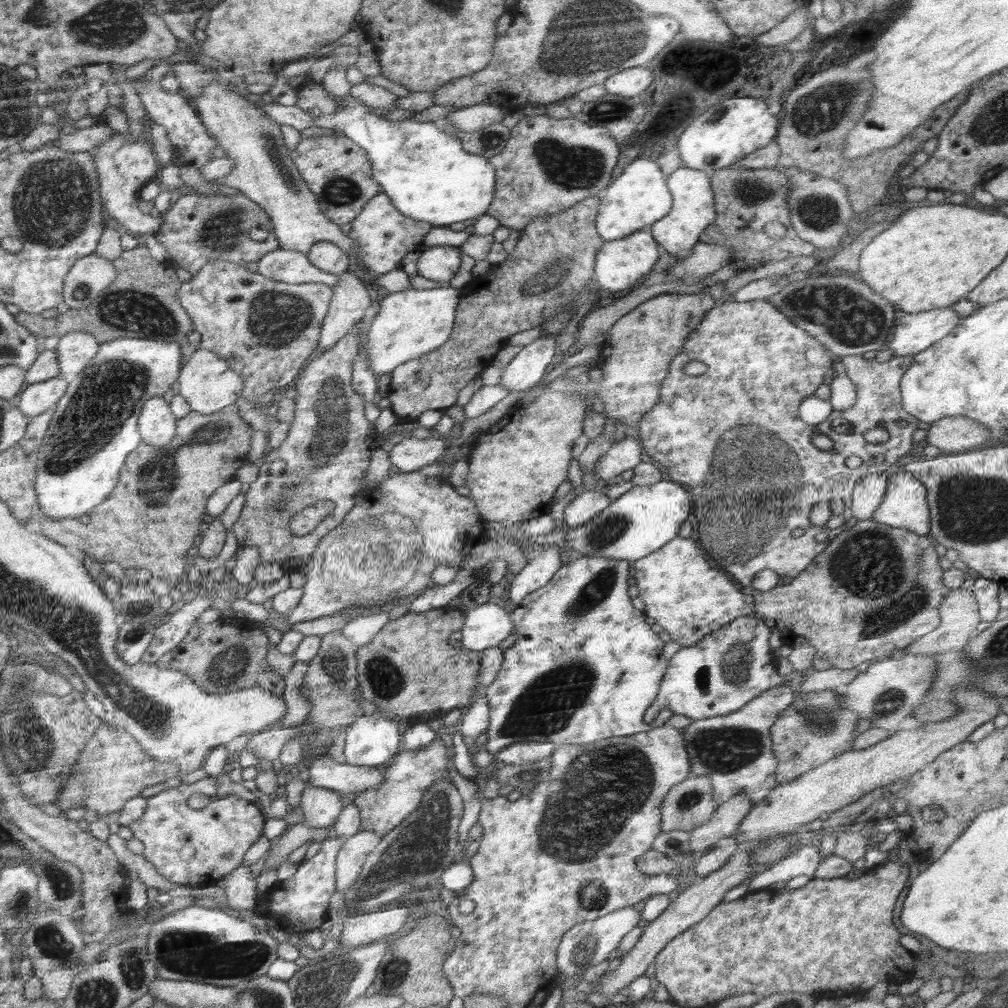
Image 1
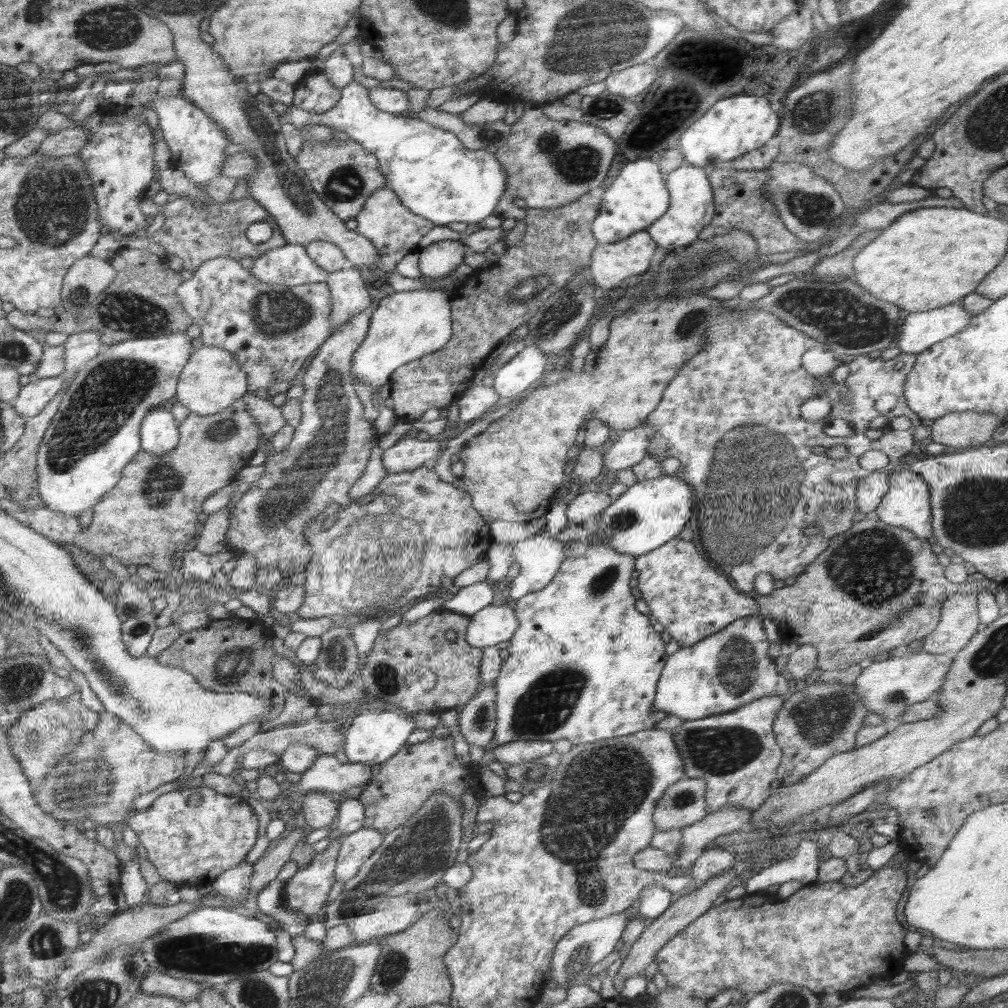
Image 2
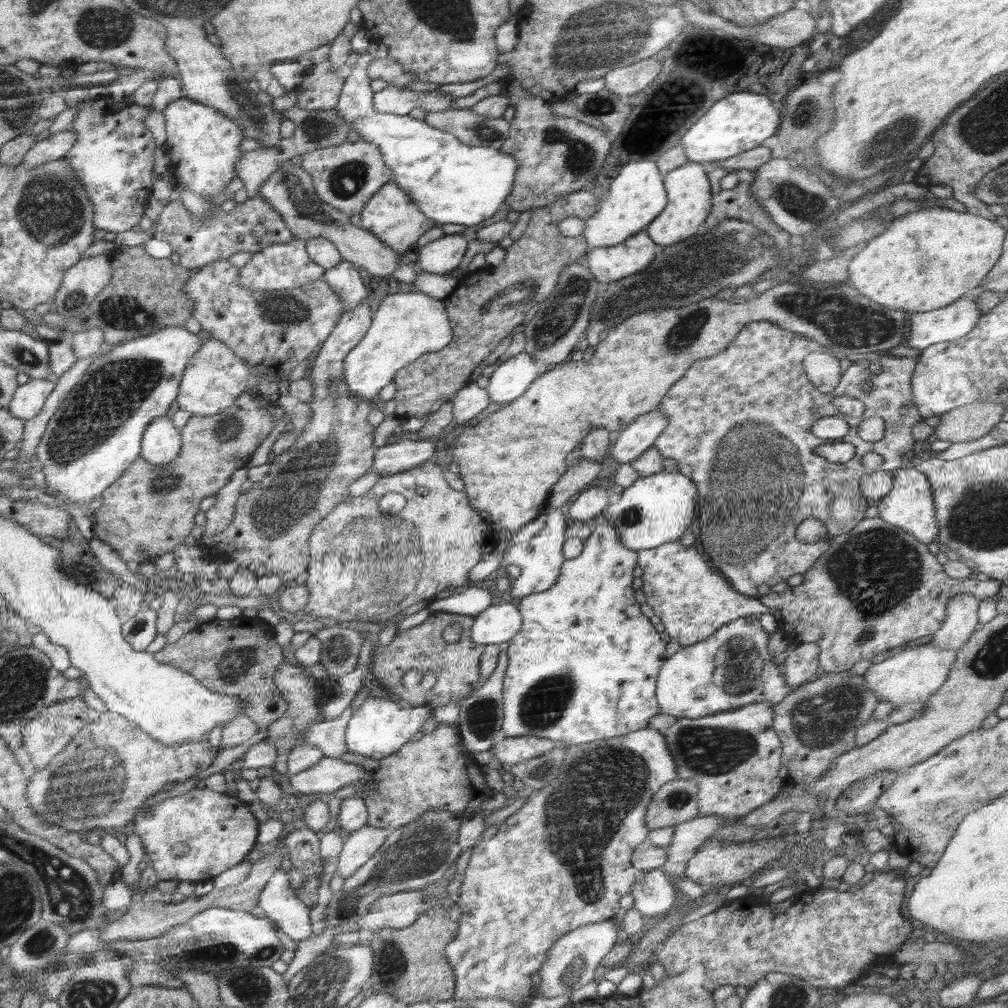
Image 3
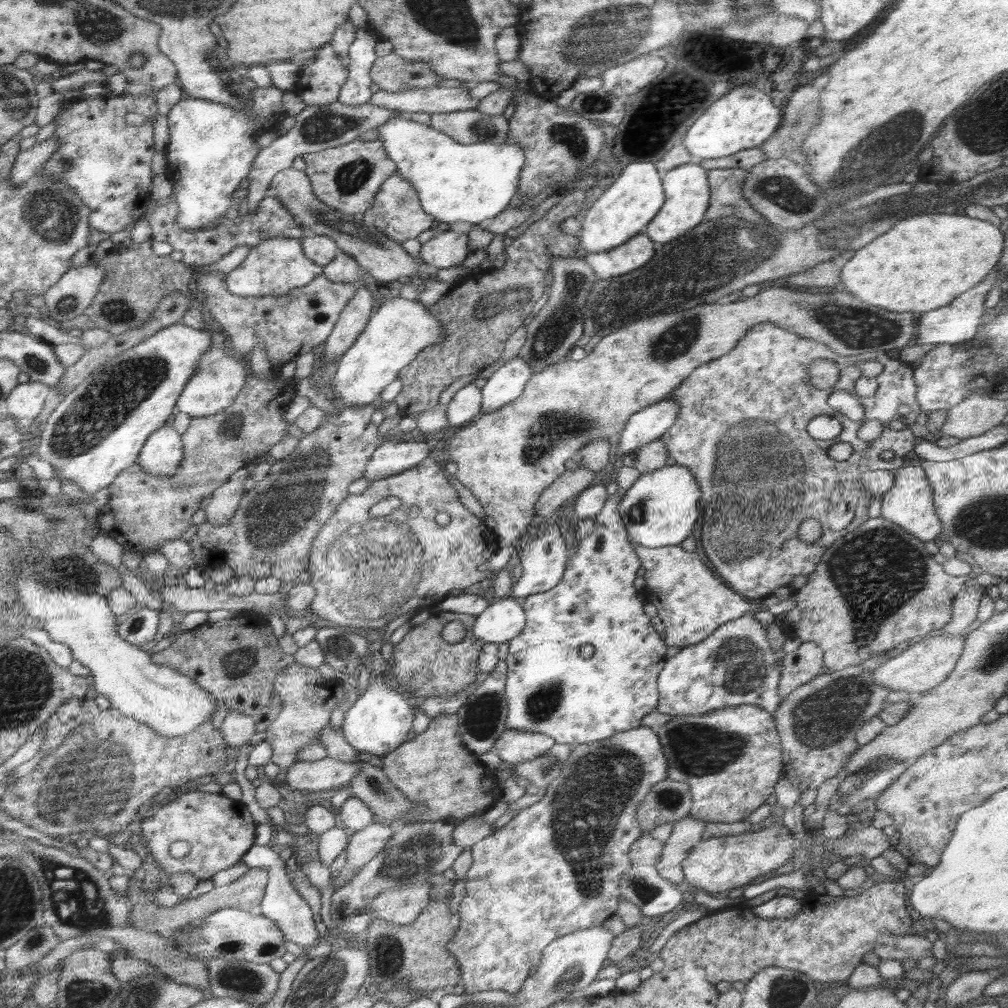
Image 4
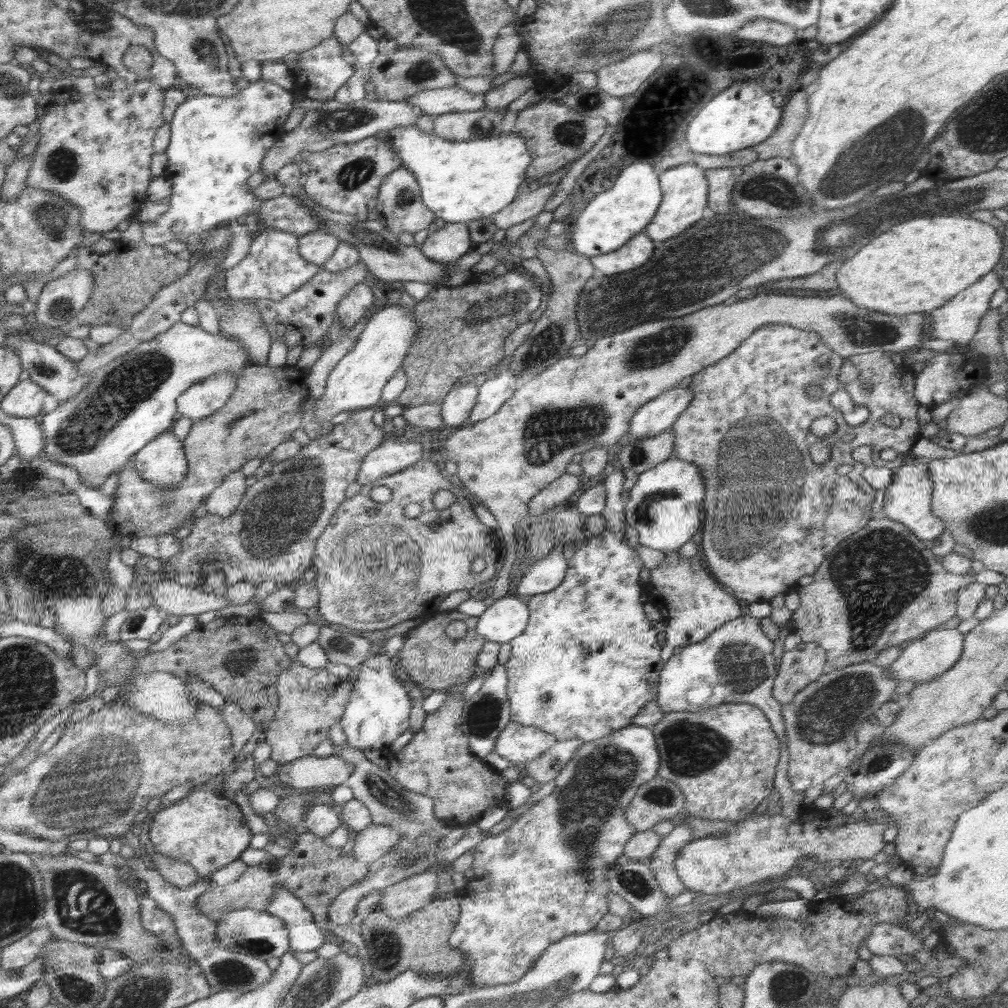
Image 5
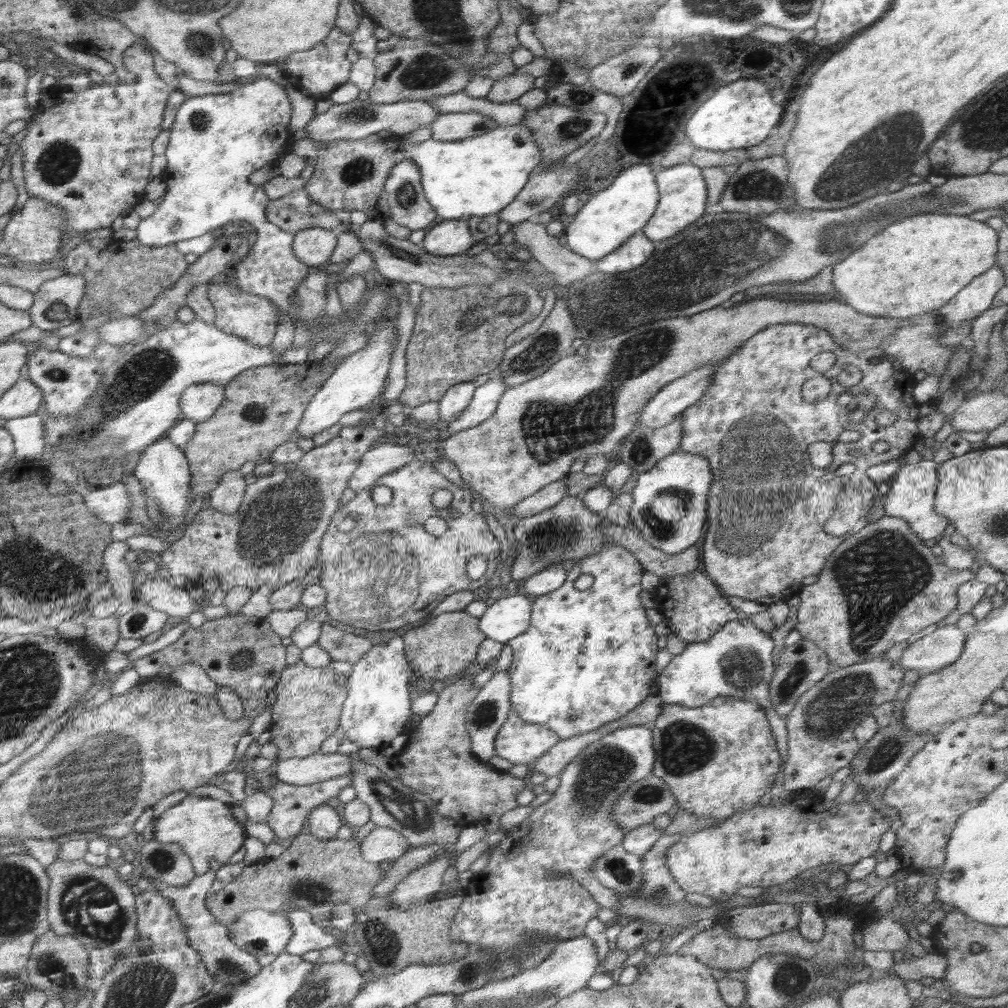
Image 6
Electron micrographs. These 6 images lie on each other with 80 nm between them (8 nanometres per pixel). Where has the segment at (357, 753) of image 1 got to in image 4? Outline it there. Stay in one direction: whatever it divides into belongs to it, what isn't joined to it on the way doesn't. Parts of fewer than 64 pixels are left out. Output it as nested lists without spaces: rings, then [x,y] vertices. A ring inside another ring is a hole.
[[[370,672],[370,680],[367,690],[364,692],[363,696],[360,696],[360,698],[358,699],[352,700],[352,702],[350,703],[351,707],[348,708],[347,711],[345,712],[345,717],[343,718],[343,724],[341,726],[341,729],[343,730],[343,737],[345,738],[347,744],[350,744],[350,746],[356,749],[356,751],[360,753],[362,752],[370,753],[374,756],[381,757],[384,756],[384,754],[389,755],[390,752],[397,750],[405,742],[404,738],[406,738],[406,734],[408,734],[408,732],[412,730],[412,722],[414,722],[414,714],[410,714],[410,706],[406,704],[406,700],[402,698],[402,694],[400,694],[400,692],[396,692],[396,690],[392,690],[392,688],[388,688],[388,686],[386,686],[386,684],[384,684],[382,680],[378,680],[378,676],[382,676],[382,674],[381,675],[376,674],[375,676],[372,677]]]

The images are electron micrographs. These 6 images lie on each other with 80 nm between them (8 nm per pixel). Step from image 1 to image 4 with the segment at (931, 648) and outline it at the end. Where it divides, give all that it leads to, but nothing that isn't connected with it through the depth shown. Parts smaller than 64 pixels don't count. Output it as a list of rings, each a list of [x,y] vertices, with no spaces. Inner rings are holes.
[[[975,585],[961,590],[953,600],[952,619],[942,628],[941,635],[948,637],[966,636],[966,628],[976,621],[984,587]]]

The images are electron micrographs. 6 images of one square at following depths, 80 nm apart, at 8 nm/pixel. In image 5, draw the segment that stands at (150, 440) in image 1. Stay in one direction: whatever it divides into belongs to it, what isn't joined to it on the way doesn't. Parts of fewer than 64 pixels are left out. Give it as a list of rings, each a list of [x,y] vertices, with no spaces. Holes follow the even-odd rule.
[[[171,430],[161,432],[134,456],[138,472],[165,494],[161,507],[167,509],[169,494],[188,471],[184,444]]]

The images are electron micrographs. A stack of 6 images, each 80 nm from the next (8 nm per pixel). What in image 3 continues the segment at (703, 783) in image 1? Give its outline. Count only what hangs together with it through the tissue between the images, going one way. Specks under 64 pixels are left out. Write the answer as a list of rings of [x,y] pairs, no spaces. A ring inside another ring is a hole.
[[[674,779],[658,790],[646,809],[645,824],[651,830],[675,827],[698,814],[699,788],[693,780]]]

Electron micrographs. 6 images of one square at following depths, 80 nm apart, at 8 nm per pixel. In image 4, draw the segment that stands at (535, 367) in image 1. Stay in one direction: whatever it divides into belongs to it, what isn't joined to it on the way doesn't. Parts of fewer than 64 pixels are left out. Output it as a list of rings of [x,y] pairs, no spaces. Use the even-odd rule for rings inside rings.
[[[520,357],[509,360],[495,370],[481,388],[483,401],[478,417],[499,410],[518,398],[532,375],[531,365],[527,365]]]

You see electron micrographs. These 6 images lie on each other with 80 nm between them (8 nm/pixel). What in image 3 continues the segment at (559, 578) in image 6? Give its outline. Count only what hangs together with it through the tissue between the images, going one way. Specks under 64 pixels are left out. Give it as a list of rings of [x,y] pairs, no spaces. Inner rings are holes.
[[[558,507],[547,514],[542,531],[530,540],[514,545],[510,545],[506,538],[499,541],[494,551],[503,552],[503,557],[495,576],[505,574],[512,565],[518,567],[518,570],[521,571],[520,576],[513,579],[507,593],[508,598],[521,599],[535,592],[544,592],[550,585],[555,583],[555,580],[559,577],[562,563],[566,560],[562,554],[566,527],[567,521],[562,515],[562,510]]]

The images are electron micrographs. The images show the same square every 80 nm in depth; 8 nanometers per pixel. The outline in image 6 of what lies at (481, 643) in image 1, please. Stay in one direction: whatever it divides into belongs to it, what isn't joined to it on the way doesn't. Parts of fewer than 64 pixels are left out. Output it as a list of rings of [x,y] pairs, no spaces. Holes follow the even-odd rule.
[[[518,589],[508,592],[501,599],[488,603],[486,612],[479,618],[478,629],[487,639],[508,644],[530,626],[532,605],[531,596]]]

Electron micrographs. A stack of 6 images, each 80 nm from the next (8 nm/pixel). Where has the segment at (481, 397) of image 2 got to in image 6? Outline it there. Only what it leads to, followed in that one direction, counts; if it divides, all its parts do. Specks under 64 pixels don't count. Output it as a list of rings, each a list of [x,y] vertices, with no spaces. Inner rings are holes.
[[[468,381],[447,389],[444,396],[438,401],[439,420],[448,424],[462,415],[464,408],[470,404],[476,387],[475,381]]]

